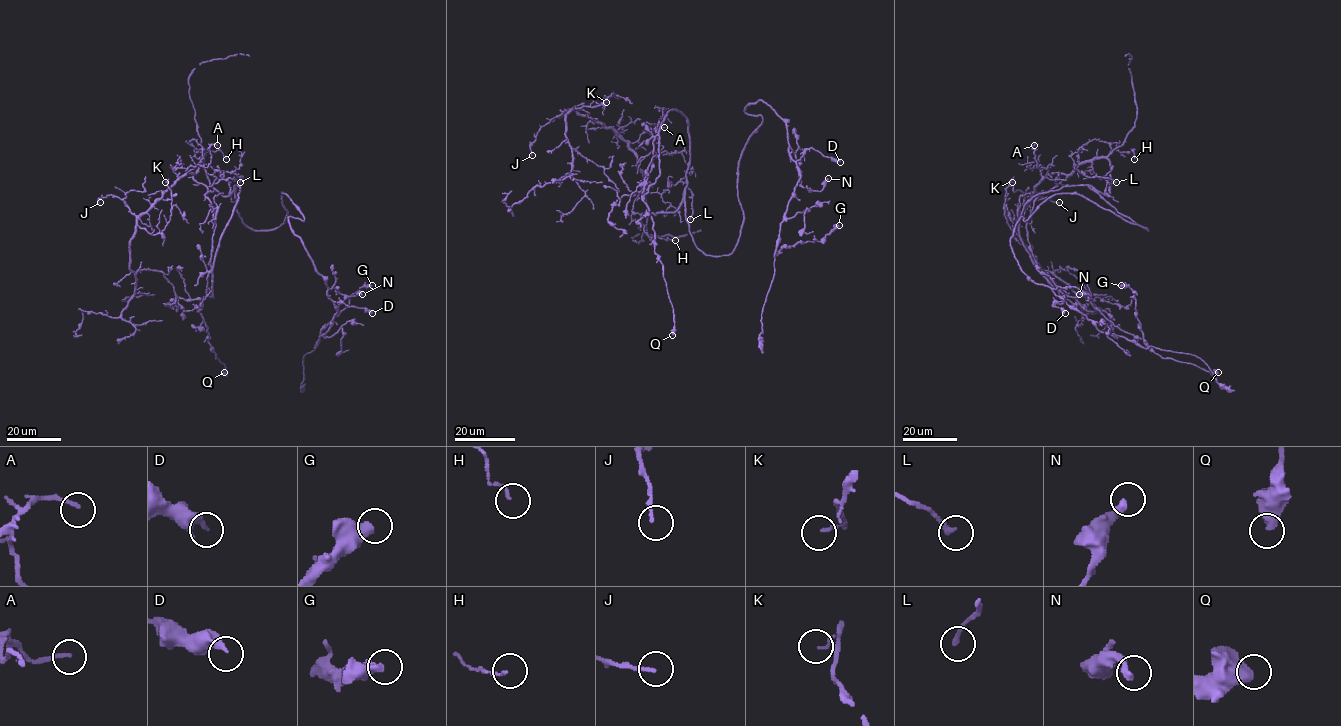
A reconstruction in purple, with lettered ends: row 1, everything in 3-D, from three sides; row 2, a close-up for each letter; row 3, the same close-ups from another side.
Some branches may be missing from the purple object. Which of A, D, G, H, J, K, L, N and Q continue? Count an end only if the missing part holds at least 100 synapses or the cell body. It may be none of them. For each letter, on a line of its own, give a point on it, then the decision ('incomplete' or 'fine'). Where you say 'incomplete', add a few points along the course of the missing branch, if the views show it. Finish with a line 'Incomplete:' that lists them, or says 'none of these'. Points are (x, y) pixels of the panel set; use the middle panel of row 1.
A: place (664, 127); fine
D: place (840, 162); fine
G: place (839, 225); fine
H: place (675, 240); fine
J: place (532, 155); fine
K: place (606, 102); fine
L: place (690, 219); fine
N: place (828, 178); fine
Q: place (672, 335); fine
Incomplete: none of these

